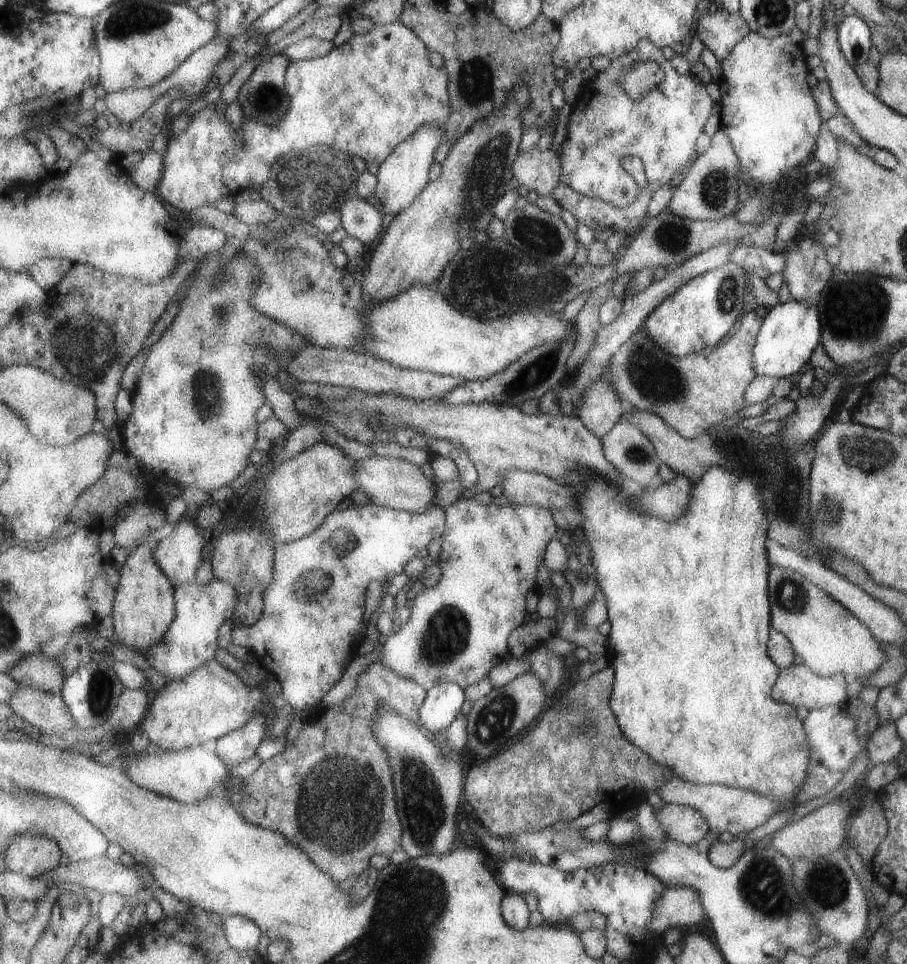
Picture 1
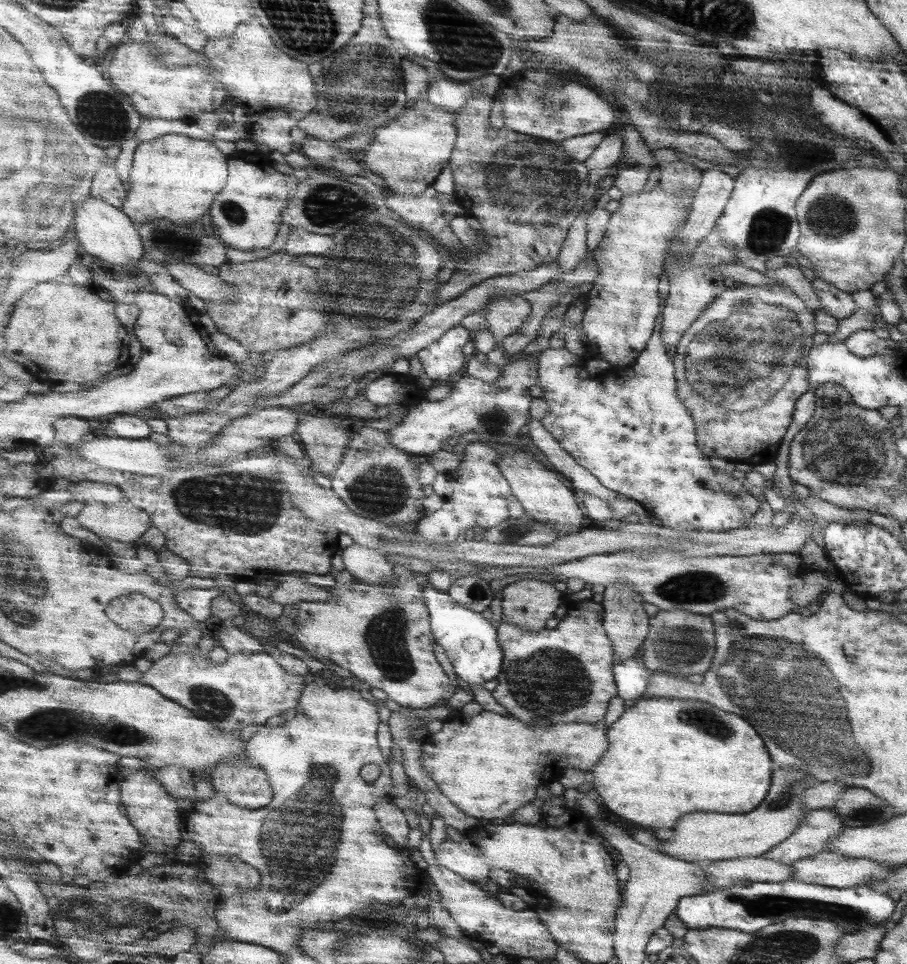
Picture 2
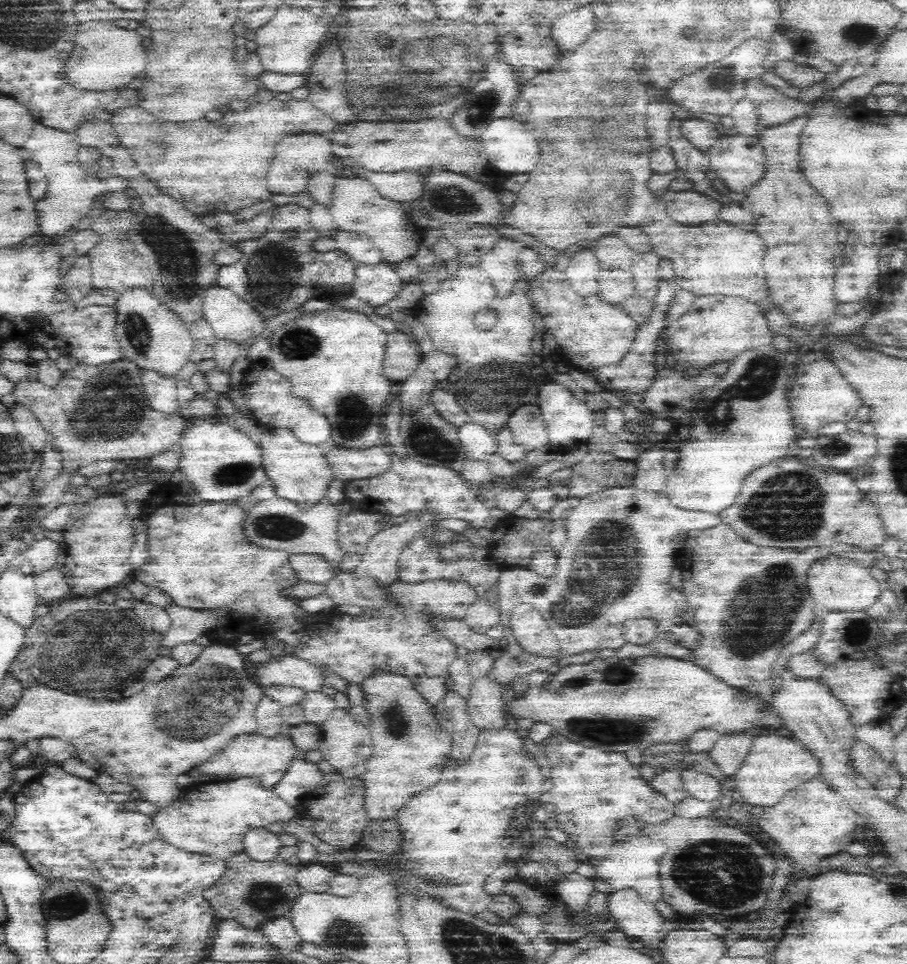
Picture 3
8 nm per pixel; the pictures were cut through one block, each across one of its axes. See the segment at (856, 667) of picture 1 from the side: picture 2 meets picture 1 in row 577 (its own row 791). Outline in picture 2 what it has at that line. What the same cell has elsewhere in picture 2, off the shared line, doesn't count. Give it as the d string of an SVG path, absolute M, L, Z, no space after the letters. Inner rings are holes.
M775 770L769 794L765 802L759 804L755 810L747 814L715 814L715 812L687 814L673 828L673 838L661 840L663 846L659 850L663 850L663 854L667 856L693 864L707 864L733 858L759 858L769 850L773 850L775 846L779 846L779 842L785 842L803 822L807 808L799 804L799 798L803 790L815 784L809 780L811 778L807 778L797 770Z

